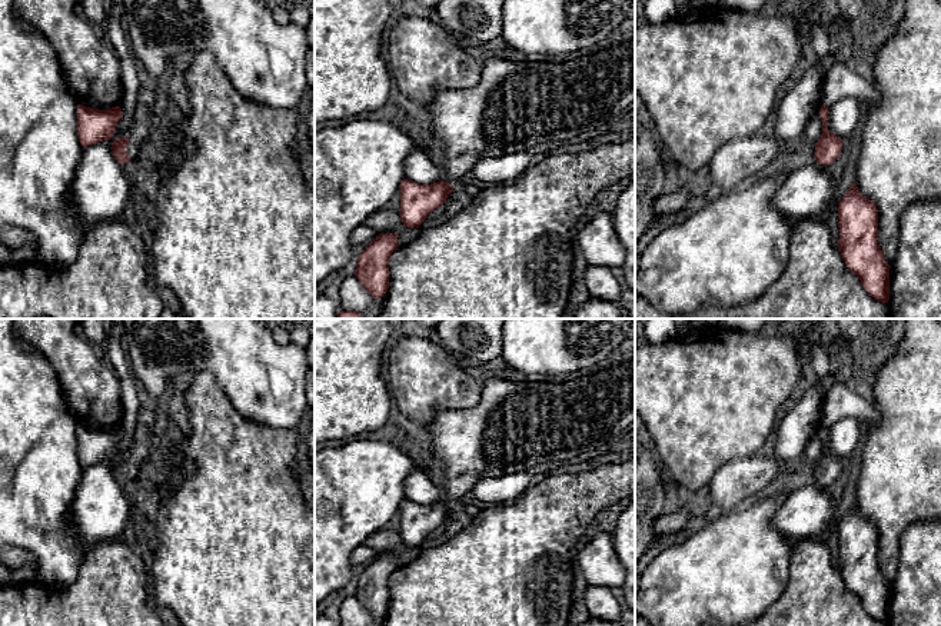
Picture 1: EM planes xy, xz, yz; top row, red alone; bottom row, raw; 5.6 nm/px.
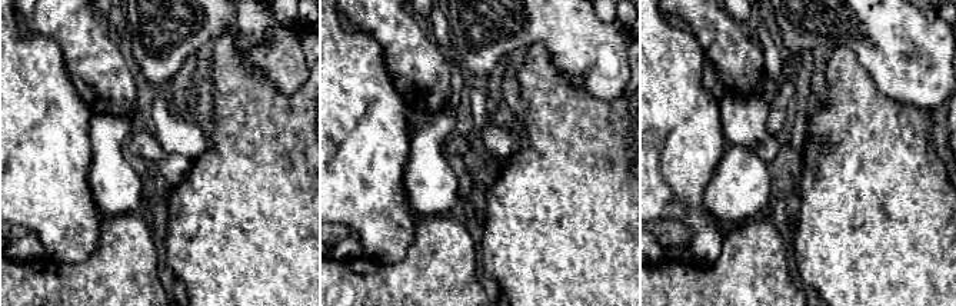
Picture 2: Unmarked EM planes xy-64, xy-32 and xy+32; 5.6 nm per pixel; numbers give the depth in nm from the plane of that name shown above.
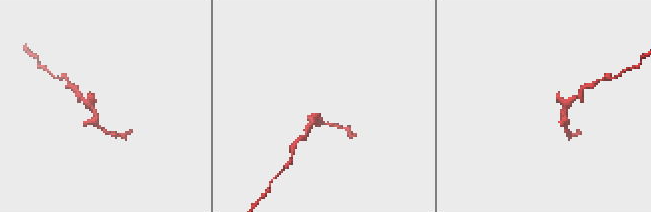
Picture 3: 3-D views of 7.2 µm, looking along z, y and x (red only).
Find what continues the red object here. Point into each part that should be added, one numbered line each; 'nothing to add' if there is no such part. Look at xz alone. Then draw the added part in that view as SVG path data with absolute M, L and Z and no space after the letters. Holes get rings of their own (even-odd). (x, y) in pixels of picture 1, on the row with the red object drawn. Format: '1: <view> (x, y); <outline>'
1: xz (518, 105); M635 39L561 63L489 59L482 63L482 79L476 87L440 90L425 109L445 156L443 180L455 187L483 159L498 159L543 143L576 144L583 134L618 117L634 100Z

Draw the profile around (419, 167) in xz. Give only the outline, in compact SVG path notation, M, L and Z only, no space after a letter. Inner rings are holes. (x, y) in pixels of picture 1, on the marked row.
M422 150L412 151L405 160L405 179L419 184L443 180L443 170Z

